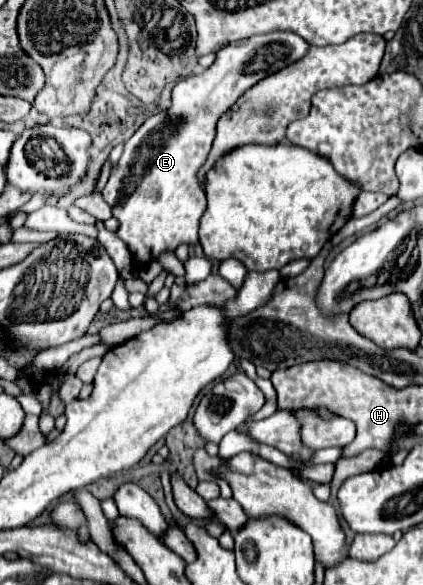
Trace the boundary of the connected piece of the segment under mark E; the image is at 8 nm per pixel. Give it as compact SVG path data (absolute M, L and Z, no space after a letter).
M272 31L226 45L218 51L212 67L176 83L172 89L172 107L166 111L164 123L162 115L152 115L124 143L120 163L102 189L102 197L120 221L116 235L128 245L136 269L156 261L166 249L174 251L180 243L190 245L198 241L206 195L198 187L196 171L210 153L218 117L228 111L246 89L266 75L296 63L308 49L310 43L294 31Z

